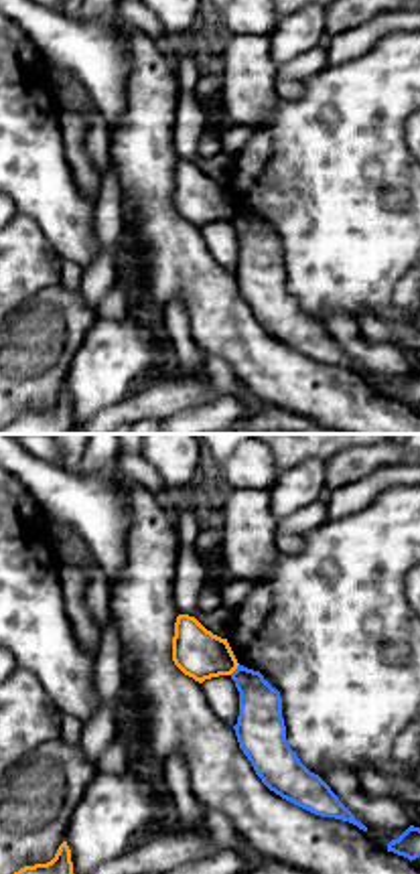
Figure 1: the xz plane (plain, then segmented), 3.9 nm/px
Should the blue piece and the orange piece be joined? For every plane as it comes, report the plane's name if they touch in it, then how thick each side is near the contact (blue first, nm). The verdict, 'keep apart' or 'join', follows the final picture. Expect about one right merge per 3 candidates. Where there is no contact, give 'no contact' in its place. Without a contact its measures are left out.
contact in xz; calibres 190 and 200 nm

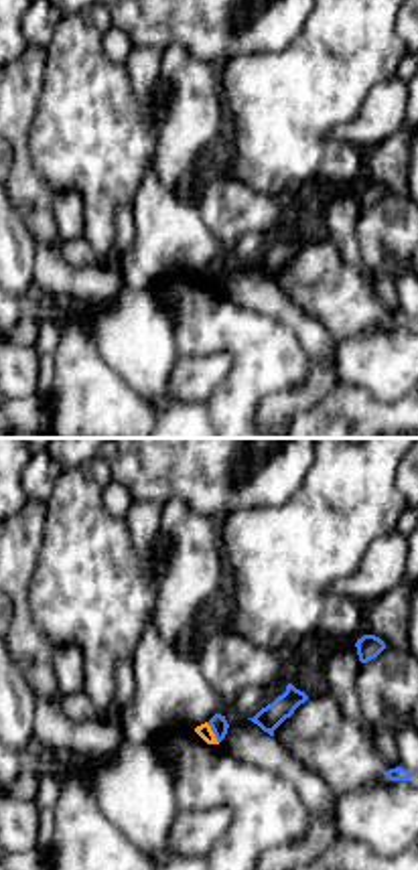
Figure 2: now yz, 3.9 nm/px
contact in yz; calibres 70 and 60 nm

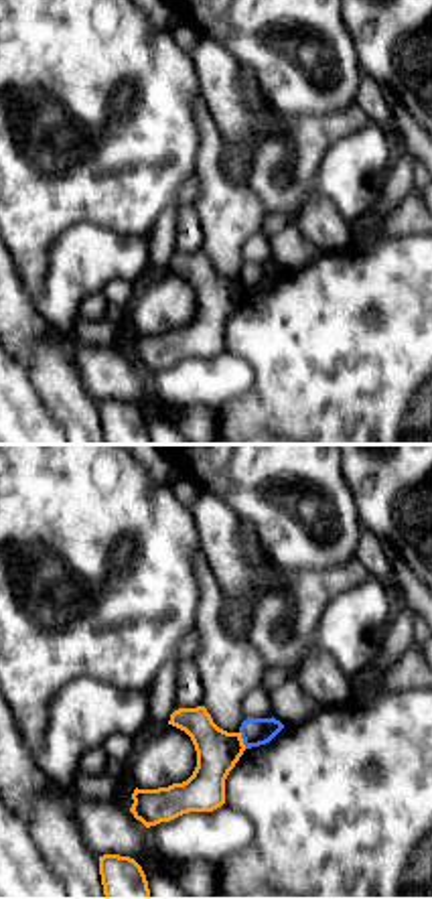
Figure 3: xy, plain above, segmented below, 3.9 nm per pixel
contact in xy; calibres 110 and 170 nm

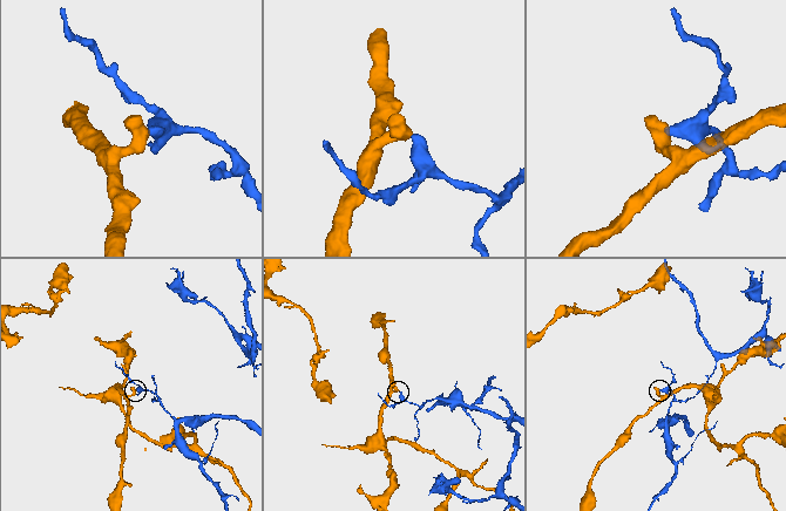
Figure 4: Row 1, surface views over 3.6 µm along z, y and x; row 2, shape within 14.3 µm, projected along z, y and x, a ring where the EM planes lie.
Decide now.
keep apart

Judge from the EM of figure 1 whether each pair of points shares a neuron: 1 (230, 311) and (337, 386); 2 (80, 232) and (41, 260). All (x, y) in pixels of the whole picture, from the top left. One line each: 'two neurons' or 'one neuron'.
1: one neuron
2: two neurons

